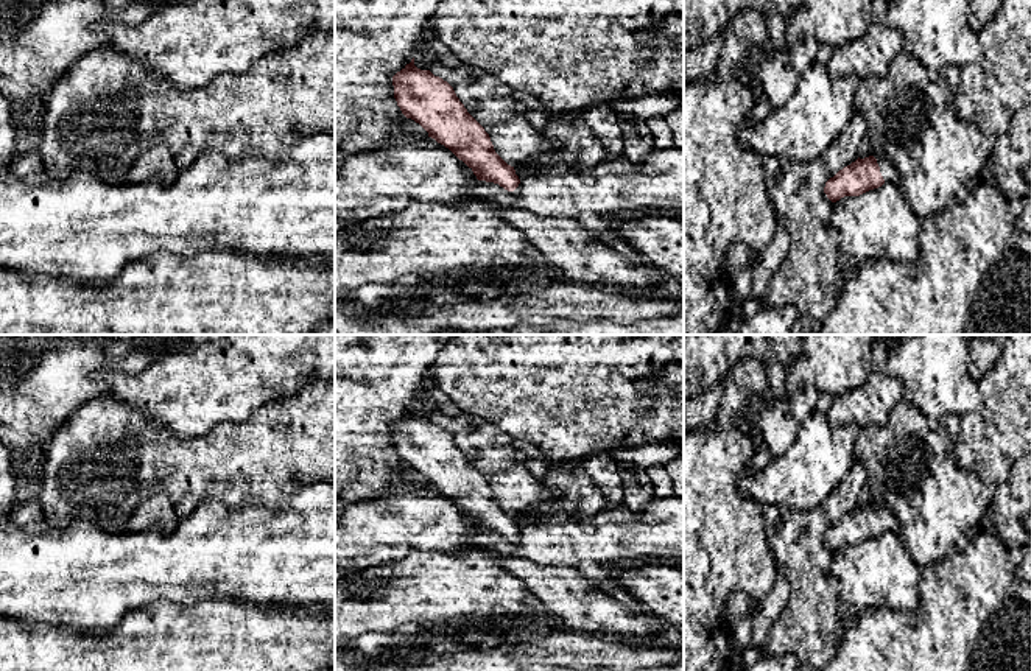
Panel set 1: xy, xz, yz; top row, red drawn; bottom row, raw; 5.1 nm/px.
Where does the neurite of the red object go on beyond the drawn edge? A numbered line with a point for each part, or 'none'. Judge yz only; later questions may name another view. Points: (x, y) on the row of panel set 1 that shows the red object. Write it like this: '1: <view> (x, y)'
1: yz (888, 170)

